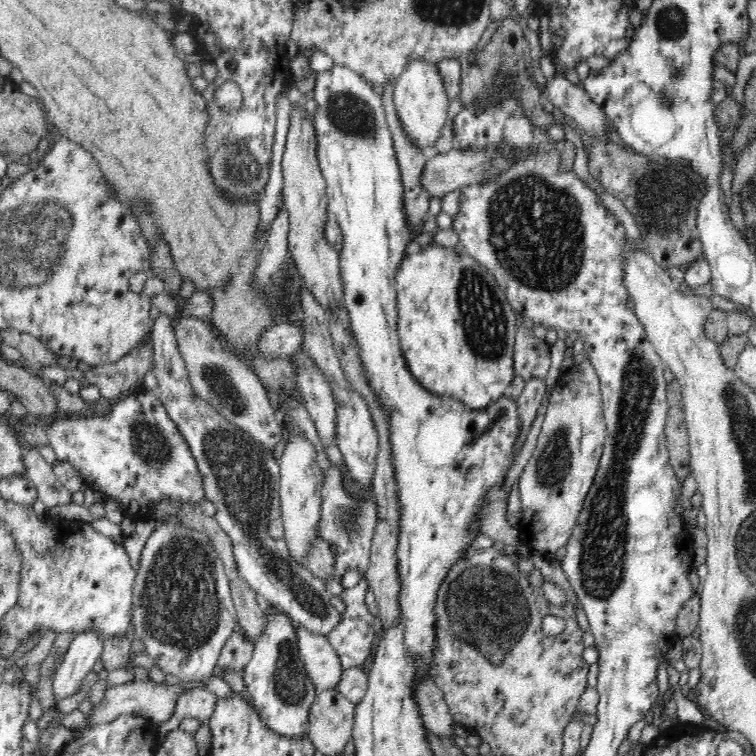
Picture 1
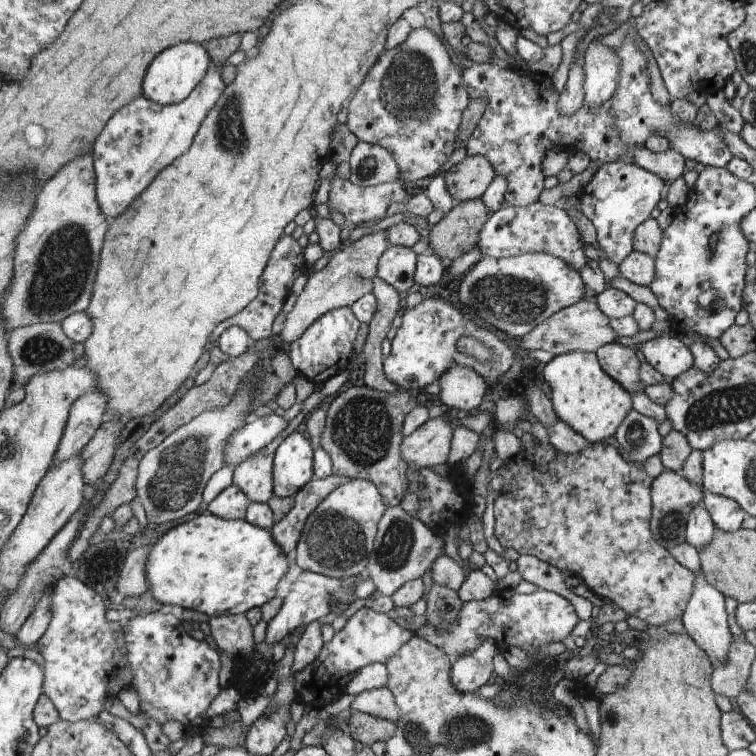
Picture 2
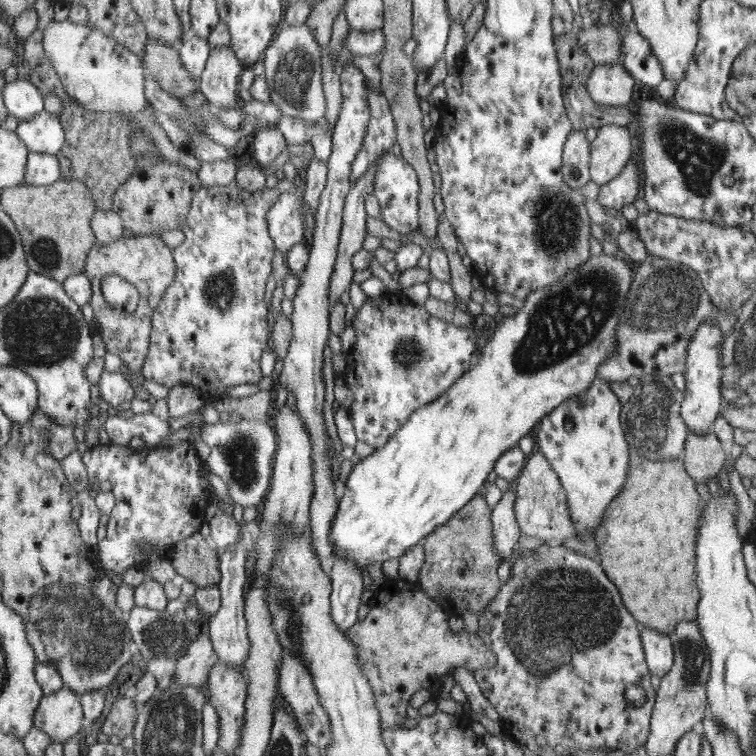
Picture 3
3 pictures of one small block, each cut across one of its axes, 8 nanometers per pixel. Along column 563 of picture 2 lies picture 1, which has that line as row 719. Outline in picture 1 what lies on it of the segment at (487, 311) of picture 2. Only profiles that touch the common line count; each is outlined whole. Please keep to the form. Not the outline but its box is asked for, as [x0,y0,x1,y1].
[243,612,316,740]

